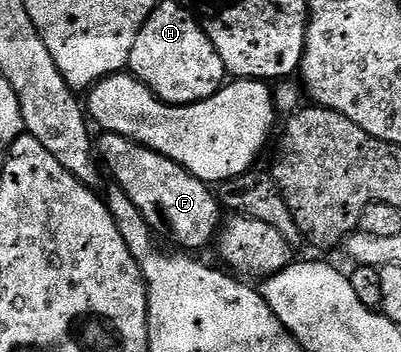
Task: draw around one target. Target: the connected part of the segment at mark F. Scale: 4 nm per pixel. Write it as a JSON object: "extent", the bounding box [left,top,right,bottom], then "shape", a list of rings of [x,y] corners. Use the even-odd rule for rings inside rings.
{"extent":[99,132,223,251],"shape":[[[102,132],[100,136],[99,157],[108,176],[110,173],[112,180],[131,199],[131,203],[135,203],[150,229],[160,230],[162,221],[170,239],[182,245],[185,251],[214,244],[223,225],[223,210],[216,192],[208,184],[200,181],[179,163],[130,138],[108,132]]]}

